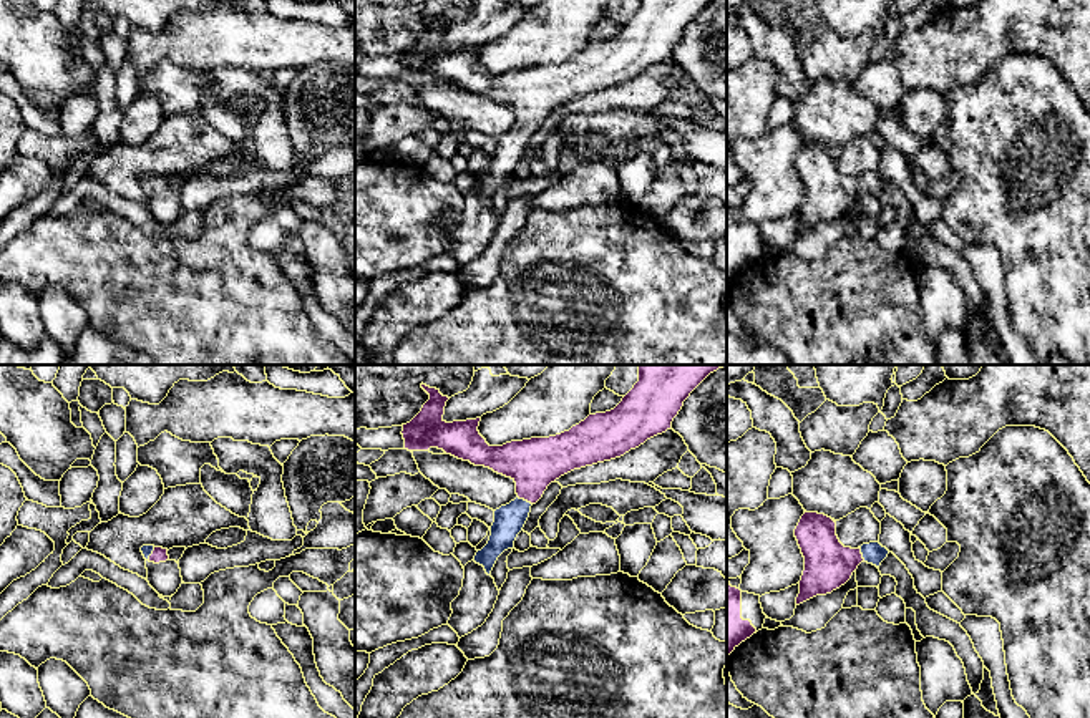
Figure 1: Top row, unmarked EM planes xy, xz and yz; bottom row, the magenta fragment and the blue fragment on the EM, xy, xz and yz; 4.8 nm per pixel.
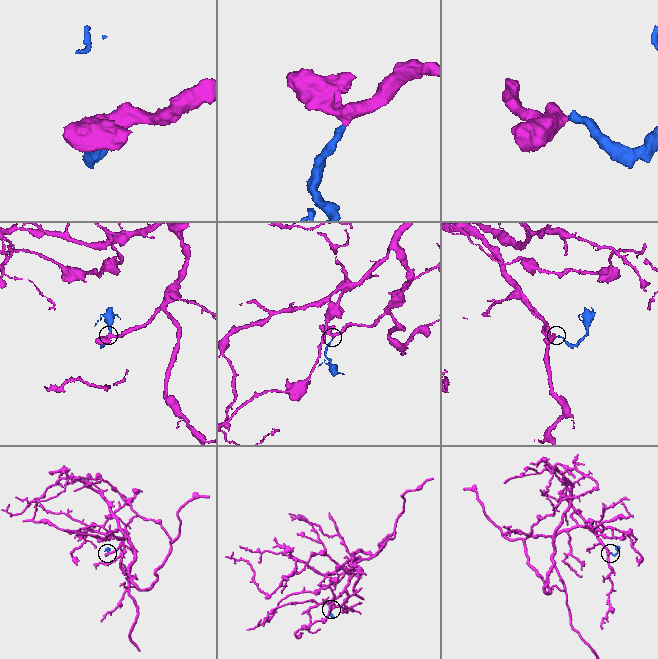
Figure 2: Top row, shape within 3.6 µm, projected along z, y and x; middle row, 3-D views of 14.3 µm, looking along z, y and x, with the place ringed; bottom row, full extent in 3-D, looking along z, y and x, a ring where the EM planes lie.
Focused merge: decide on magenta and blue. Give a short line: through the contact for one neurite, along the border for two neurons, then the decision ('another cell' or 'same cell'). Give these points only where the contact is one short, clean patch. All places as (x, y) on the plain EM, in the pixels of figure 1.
line xz (535, 92), (530, 120), (525, 128), (510, 148); same cell

